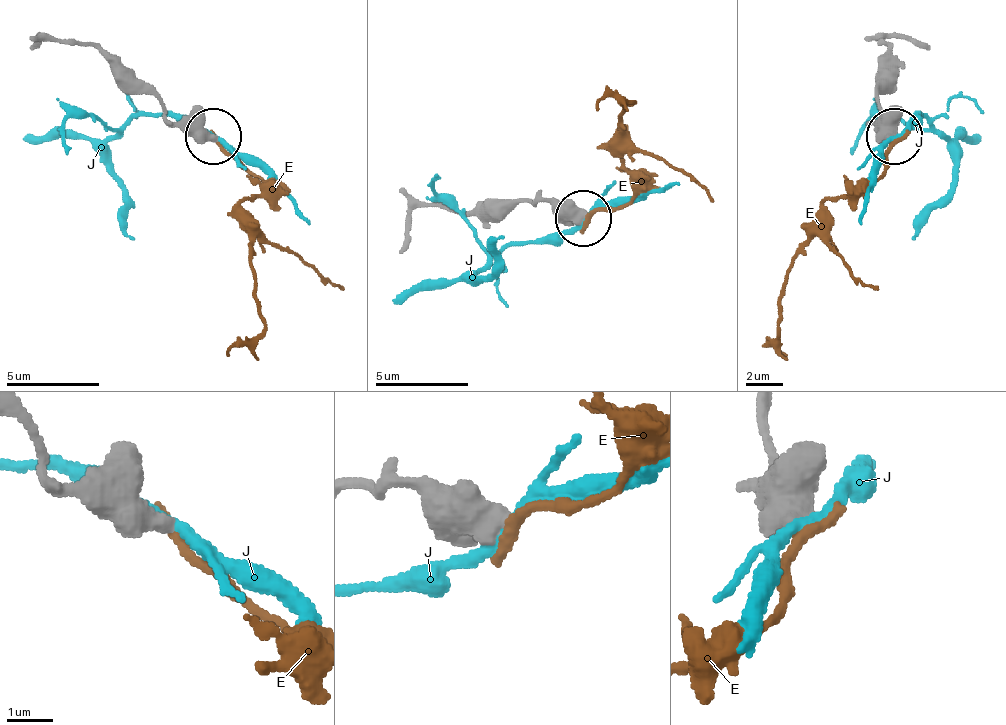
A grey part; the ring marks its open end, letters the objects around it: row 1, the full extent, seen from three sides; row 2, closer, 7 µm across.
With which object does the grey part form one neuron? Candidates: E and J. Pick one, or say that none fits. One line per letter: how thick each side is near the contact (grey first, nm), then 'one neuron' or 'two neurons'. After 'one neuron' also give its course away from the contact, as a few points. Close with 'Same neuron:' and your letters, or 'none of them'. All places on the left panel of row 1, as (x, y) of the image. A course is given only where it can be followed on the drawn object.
E: calibres 600 and 320 nm; two neurons
J: calibres 600 and 240 nm; one neuron; course (210, 135), (177, 116), (140, 116), (107, 144), (126, 233), (135, 237)
Same neuron: J

